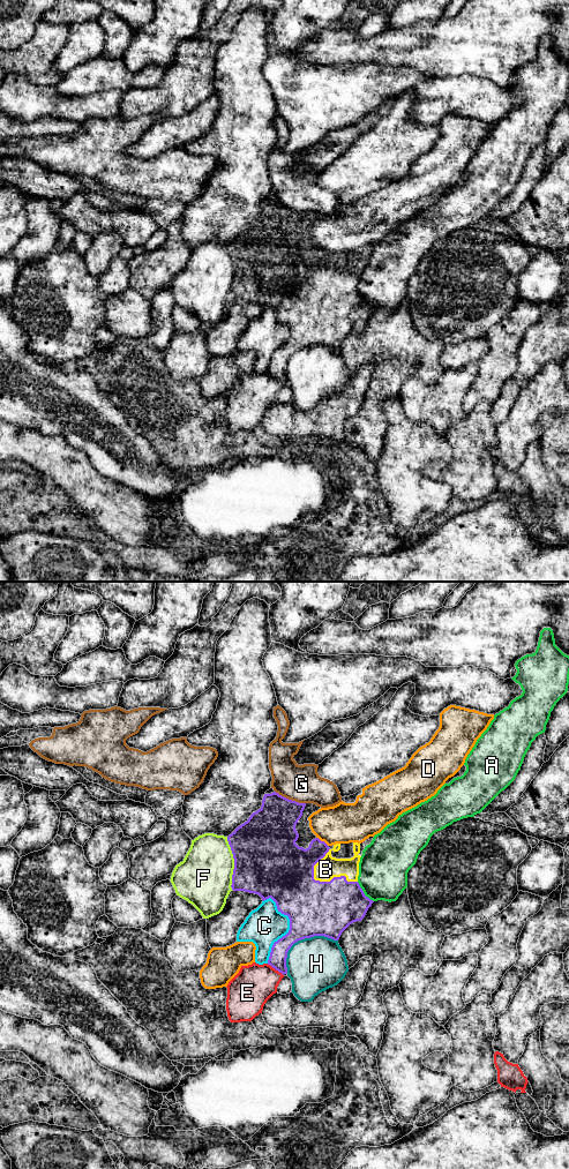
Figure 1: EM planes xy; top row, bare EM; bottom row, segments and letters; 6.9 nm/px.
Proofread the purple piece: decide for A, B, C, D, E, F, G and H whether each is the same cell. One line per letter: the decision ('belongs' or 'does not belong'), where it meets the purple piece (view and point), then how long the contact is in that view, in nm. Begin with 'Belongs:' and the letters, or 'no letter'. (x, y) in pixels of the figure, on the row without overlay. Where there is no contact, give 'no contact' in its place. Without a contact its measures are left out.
Belongs: B
A: does not belong; contact xy (362, 301); length 180 nm
B: belongs; contact xy (330, 290); length 340 nm
C: does not belong; contact xy (289, 339); length 460 nm
D: does not belong; contact xy (322, 250); length 110 nm
E: does not belong; contact xy (275, 377); length 150 nm
F: does not belong; contact xy (234, 272); length 380 nm
G: does not belong; contact xy (290, 209); length 240 nm
H: does not belong; contact xy (301, 347); length 420 nm

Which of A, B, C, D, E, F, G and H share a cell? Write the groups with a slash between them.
A / B / C D / E / F / G / H

